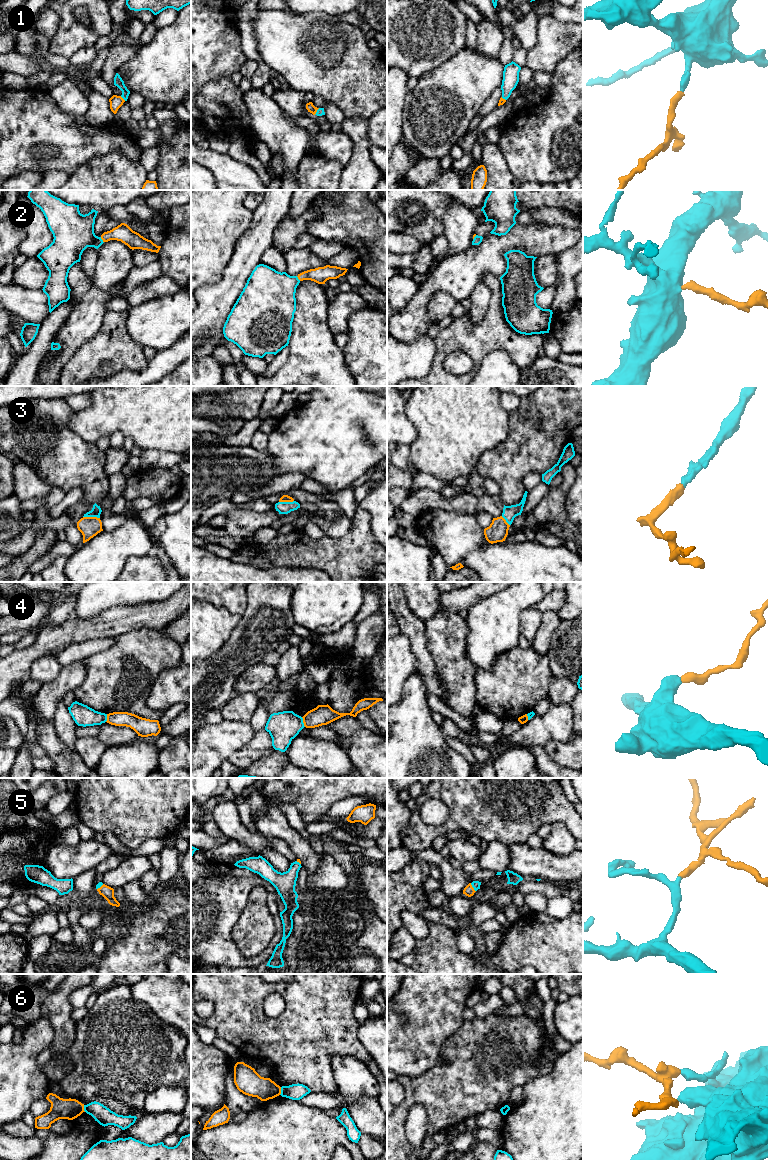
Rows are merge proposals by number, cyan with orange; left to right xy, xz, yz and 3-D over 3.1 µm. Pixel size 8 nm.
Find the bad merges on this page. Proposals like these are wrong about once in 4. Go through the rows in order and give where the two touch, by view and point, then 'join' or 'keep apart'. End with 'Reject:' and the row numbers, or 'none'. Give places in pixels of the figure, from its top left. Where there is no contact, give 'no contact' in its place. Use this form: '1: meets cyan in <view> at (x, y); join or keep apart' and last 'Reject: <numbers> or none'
1: meets cyan in xy at (123, 98); join
2: meets cyan in xy at (102, 240); join
3: meets cyan in xy at (91, 516); join
4: meets cyan in xz at (302, 722); keep apart
5: meets cyan in yz at (472, 886); join
6: meets cyan in xz at (281, 1091); keep apart
Reject: 4, 6

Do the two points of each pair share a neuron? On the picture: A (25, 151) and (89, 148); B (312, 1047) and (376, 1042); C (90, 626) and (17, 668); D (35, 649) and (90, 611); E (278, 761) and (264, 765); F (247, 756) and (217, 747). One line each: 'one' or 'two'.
A: one
B: two
C: one
D: two
E: one
F: two

